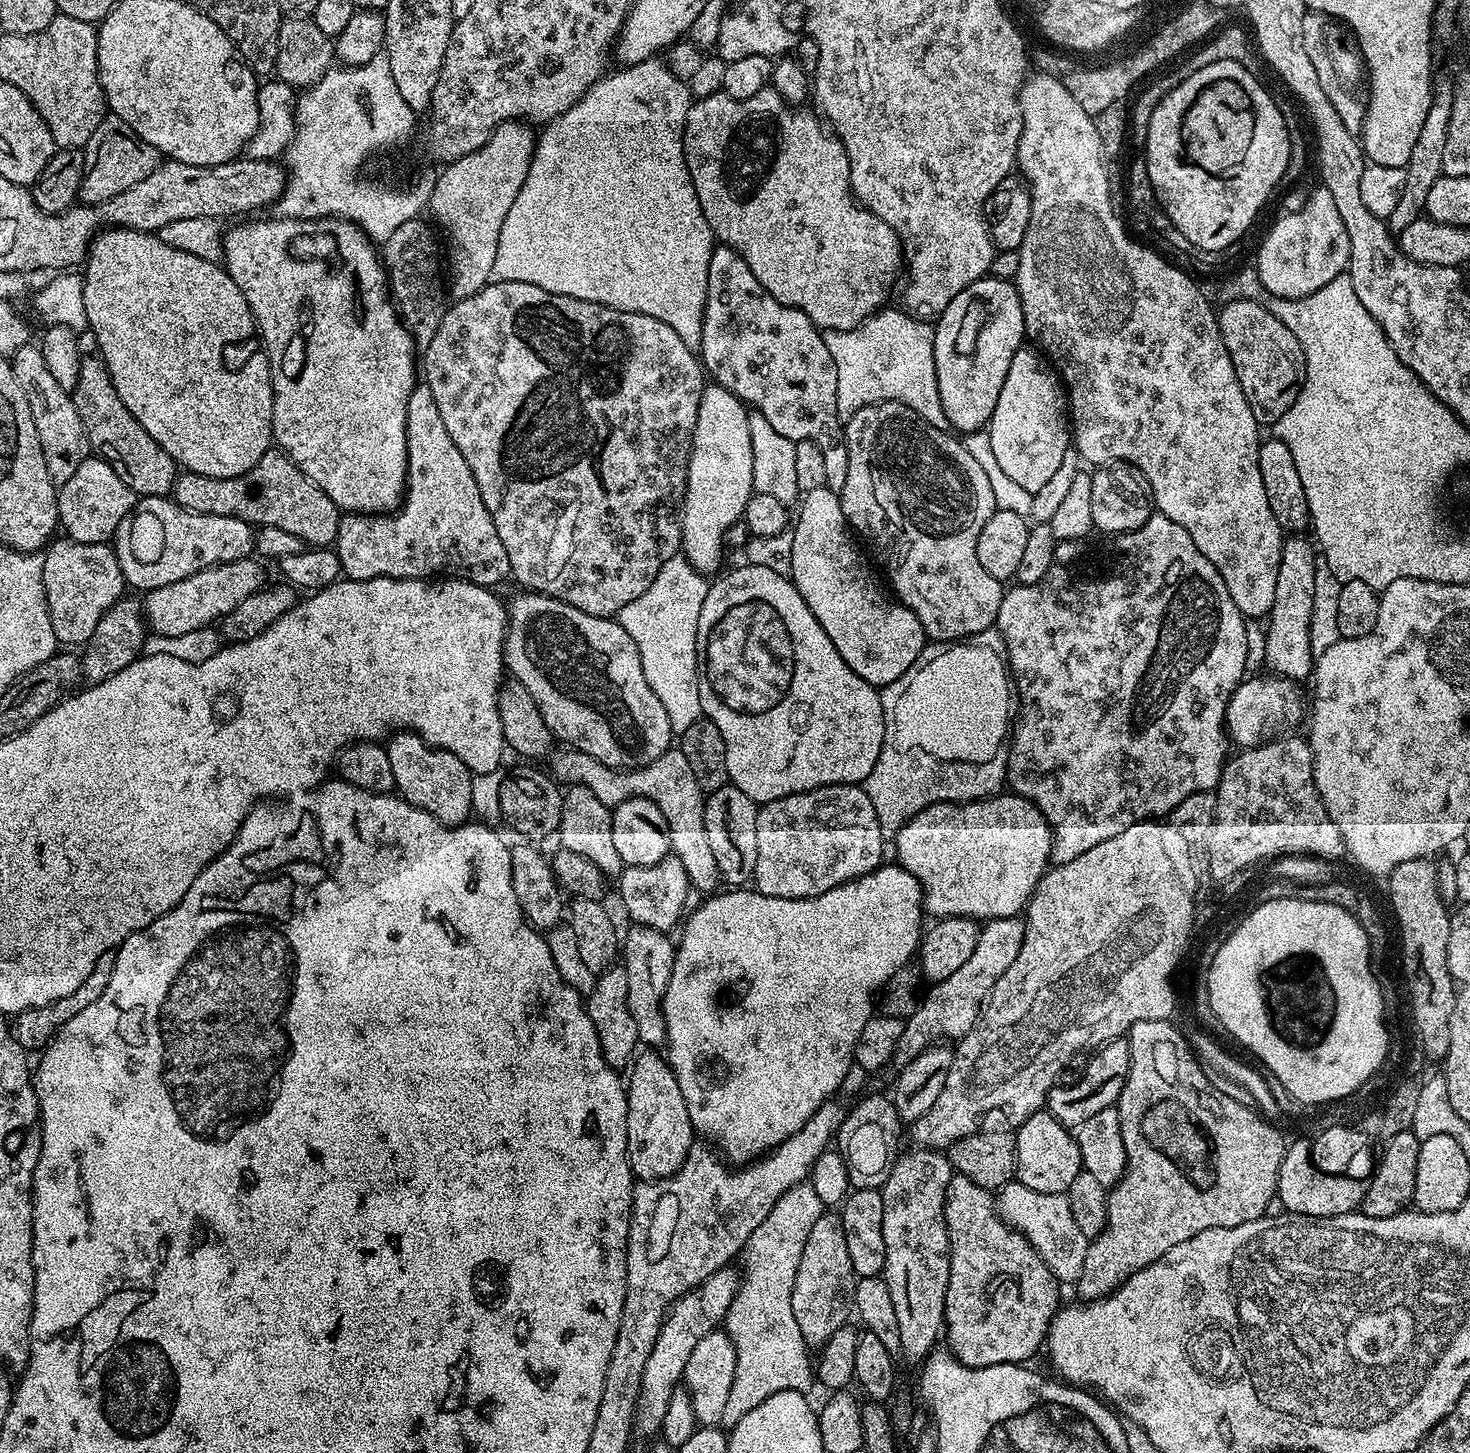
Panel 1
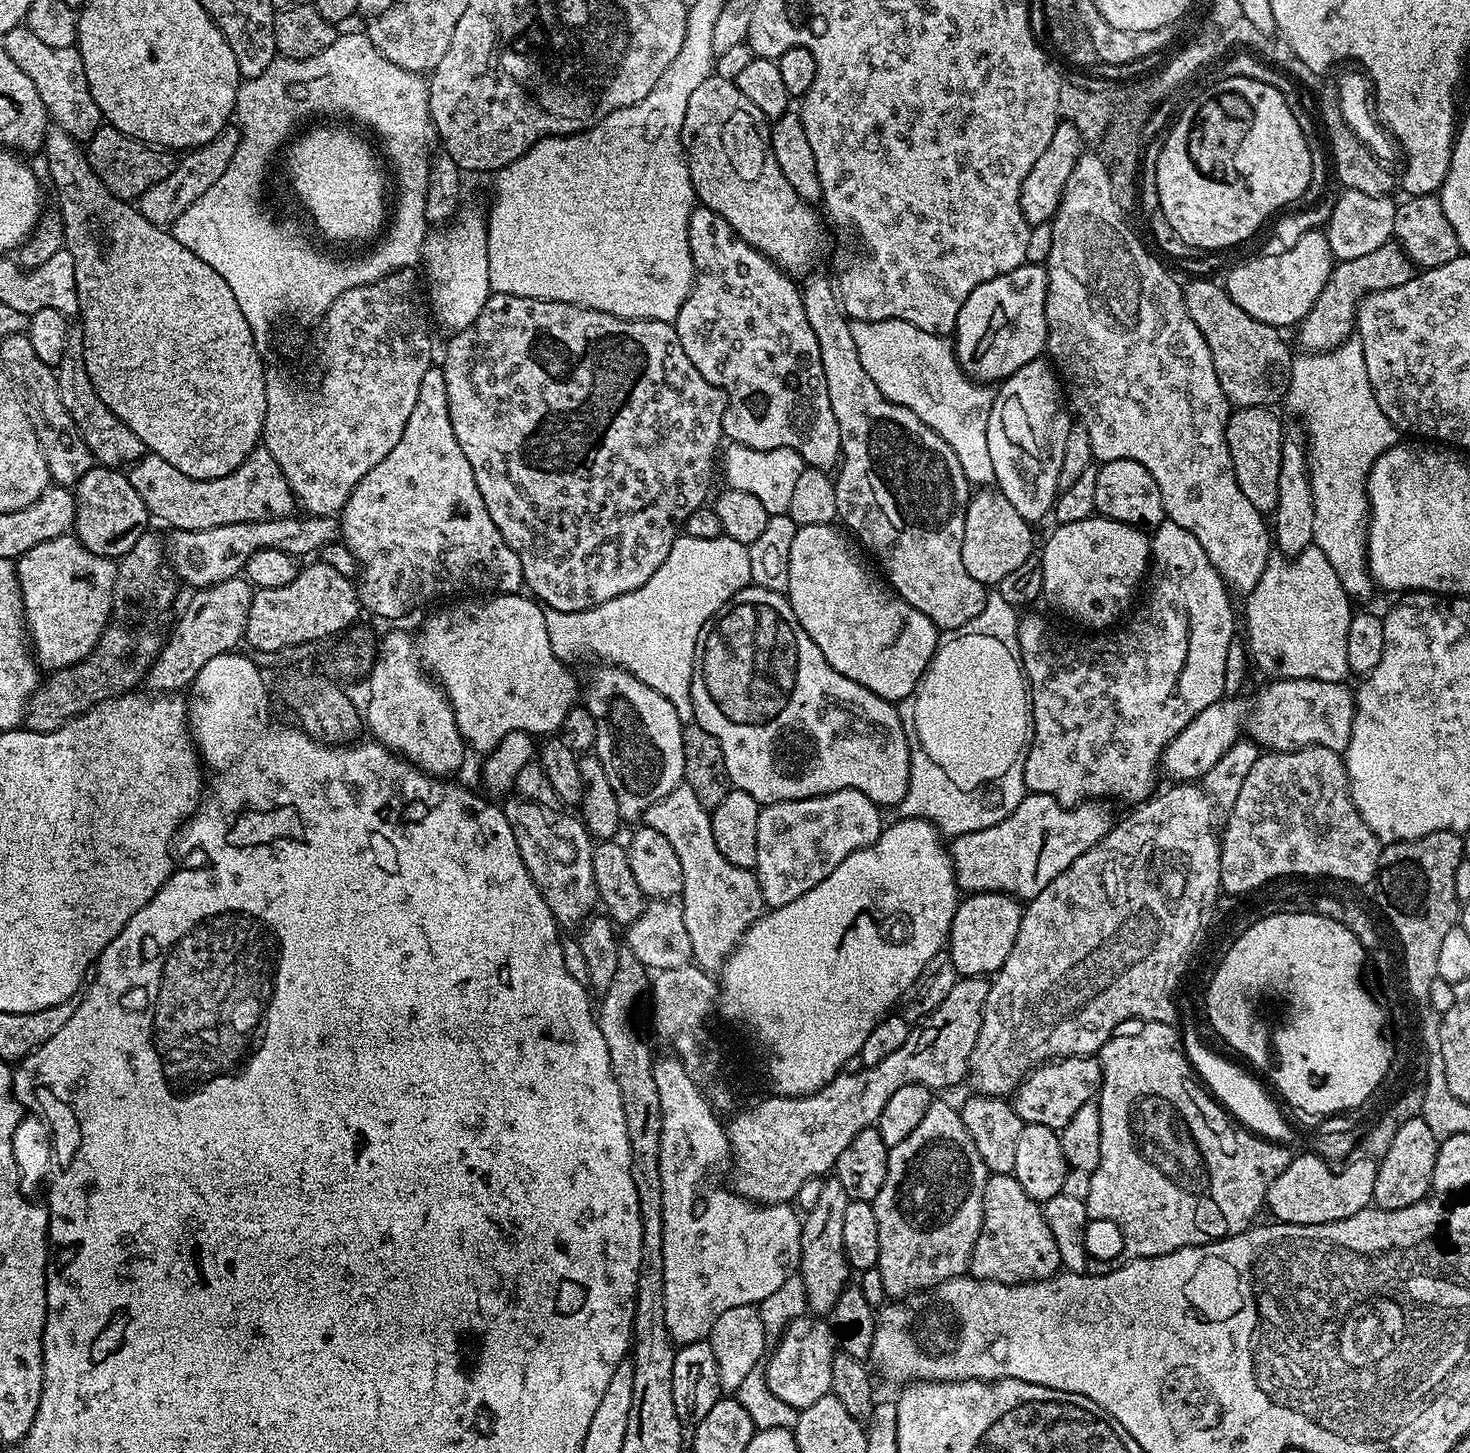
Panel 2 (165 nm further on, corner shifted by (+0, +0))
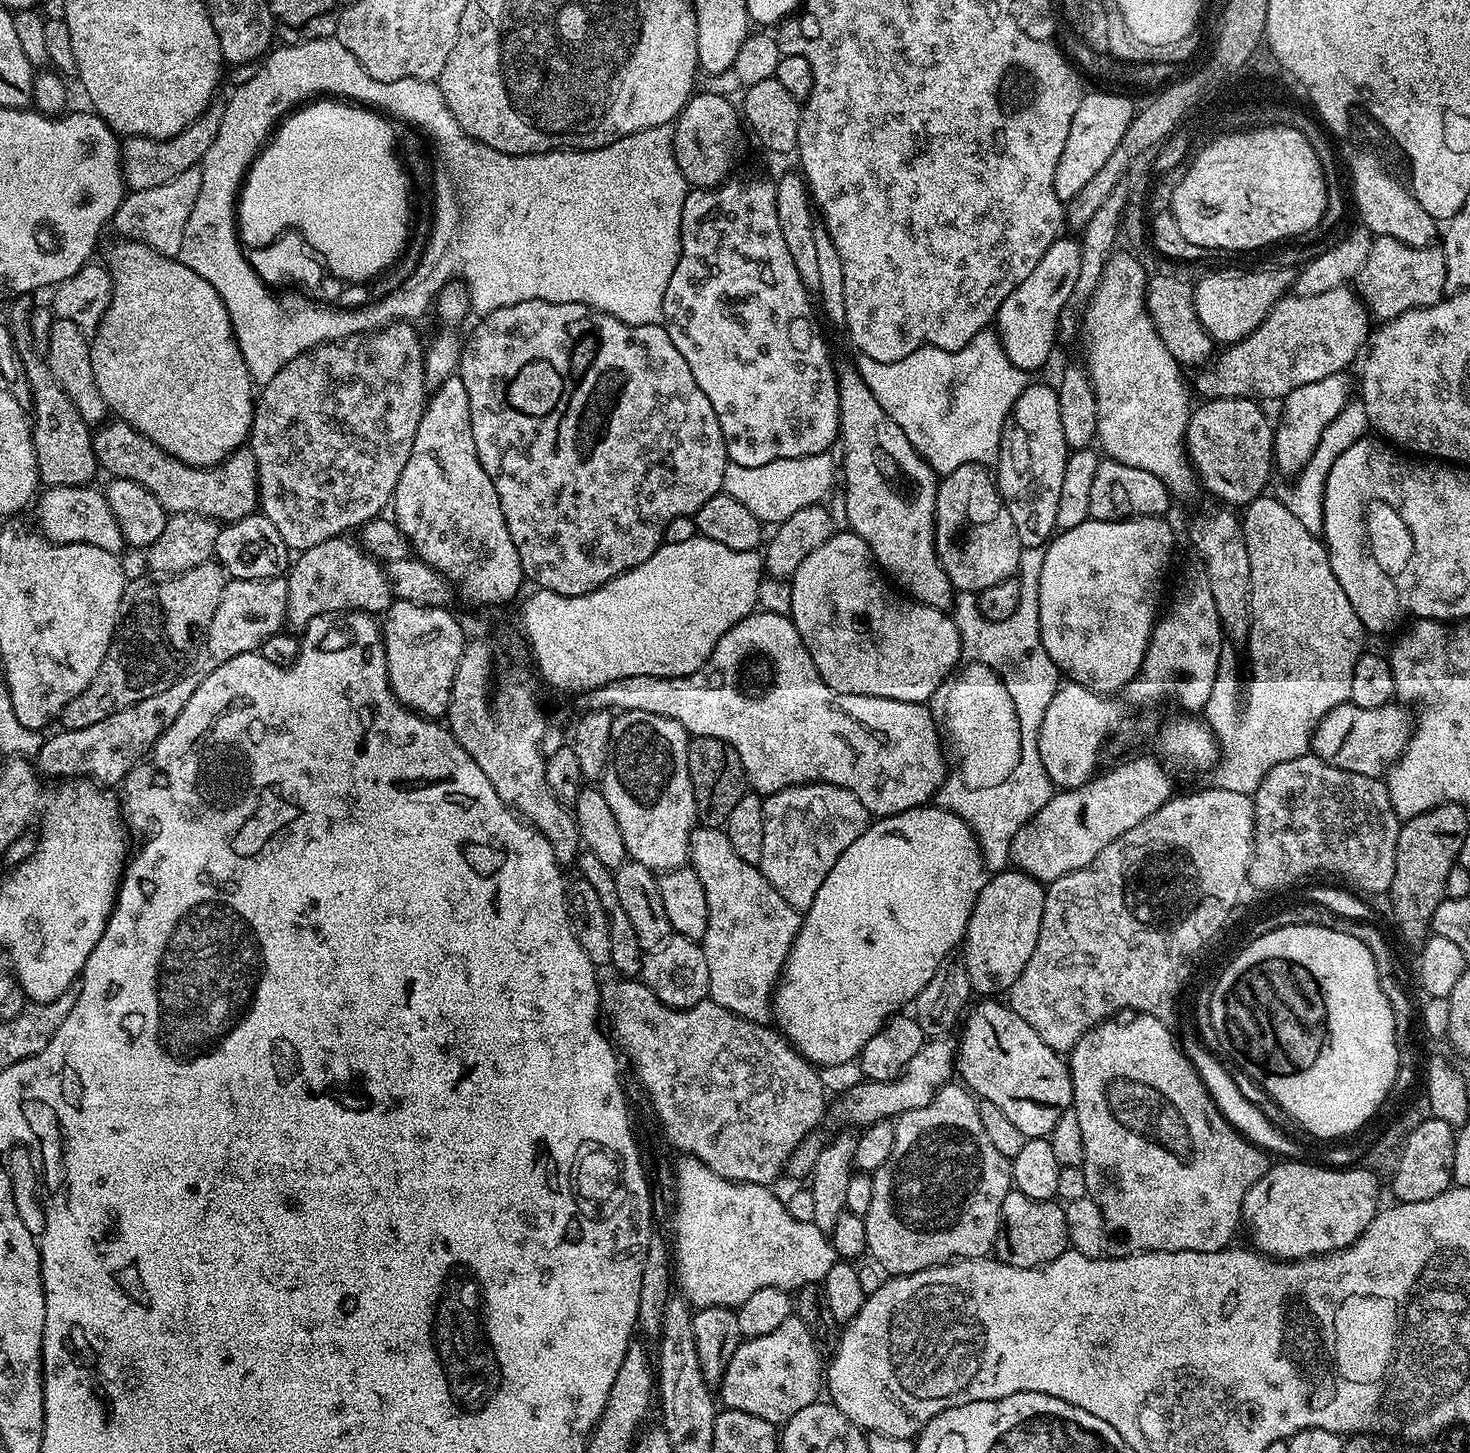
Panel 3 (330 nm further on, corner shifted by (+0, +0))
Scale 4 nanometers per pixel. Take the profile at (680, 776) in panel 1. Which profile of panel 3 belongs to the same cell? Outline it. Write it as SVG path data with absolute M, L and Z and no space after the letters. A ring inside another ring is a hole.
M703 826L693 828L688 843L688 854L690 866L698 874L698 878L702 878L702 887L706 890L706 906L710 910L706 934L702 941L706 970L710 970L708 996L718 1002L718 1006L742 1018L767 1025L778 977L783 973L792 944L800 933L801 913L792 908L790 902L786 902L786 898L782 898L782 894L778 894L778 890L770 886L770 882L766 882L757 865L742 862L742 858L738 858L734 846L730 846L727 831Z

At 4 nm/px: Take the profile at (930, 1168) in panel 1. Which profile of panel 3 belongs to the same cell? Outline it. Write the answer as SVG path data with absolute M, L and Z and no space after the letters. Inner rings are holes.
M949 1082L936 1091L934 1098L926 1106L918 1106L918 1110L903 1112L901 1116L895 1117L894 1123L896 1126L894 1150L890 1154L890 1158L886 1158L886 1162L882 1162L880 1169L872 1176L874 1198L870 1202L870 1210L863 1216L866 1226L866 1242L868 1243L867 1255L871 1259L877 1260L889 1277L909 1276L915 1272L921 1272L954 1260L978 1260L987 1257L995 1249L997 1239L1002 1231L1000 1218L1002 1202L1006 1202L1006 1194L1013 1191L1014 1185L1009 1157L998 1154L998 1150L990 1142L990 1138L986 1138L977 1097L959 1083Z

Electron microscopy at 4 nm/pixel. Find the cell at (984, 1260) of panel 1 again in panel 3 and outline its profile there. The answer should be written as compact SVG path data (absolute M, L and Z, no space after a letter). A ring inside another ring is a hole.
M1015 1190L1006 1194L1000 1211L1002 1231L994 1249L995 1255L1015 1268L1039 1268L1058 1258L1069 1247L1064 1204L1055 1199L1035 1200Z

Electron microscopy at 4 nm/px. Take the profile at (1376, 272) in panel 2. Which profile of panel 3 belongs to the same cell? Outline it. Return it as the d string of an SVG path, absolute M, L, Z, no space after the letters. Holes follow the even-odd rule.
M1351 287L1335 288L1334 290L1326 290L1326 294L1314 294L1313 296L1297 296L1295 294L1285 295L1284 299L1280 300L1272 307L1270 314L1253 330L1246 338L1242 338L1236 344L1227 345L1223 349L1224 352L1215 357L1214 363L1211 366L1204 366L1199 369L1200 372L1196 376L1196 384L1194 380L1194 388L1197 393L1201 392L1201 397L1215 398L1218 396L1242 396L1251 398L1257 402L1265 402L1264 400L1272 400L1283 398L1290 394L1290 390L1298 390L1298 386L1306 386L1309 382L1318 382L1318 378L1330 378L1330 374L1338 374L1339 372L1351 369L1351 364L1355 362L1356 355L1358 357L1365 351L1366 345L1370 340L1370 327L1368 328L1368 320L1370 321L1370 313L1363 300L1355 291L1351 292Z

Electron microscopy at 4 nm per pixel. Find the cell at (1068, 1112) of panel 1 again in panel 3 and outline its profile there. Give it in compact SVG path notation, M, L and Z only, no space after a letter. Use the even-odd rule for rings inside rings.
M985 999L976 1009L973 1007L963 1021L964 1033L958 1036L956 1053L959 1079L963 1087L983 1103L998 1106L998 1110L1022 1130L1024 1137L1047 1138L1058 1118L1072 1106L1072 1075L1067 1059L1046 1046L1026 1018L1018 1018L1011 1006L996 1003L1000 1002Z

